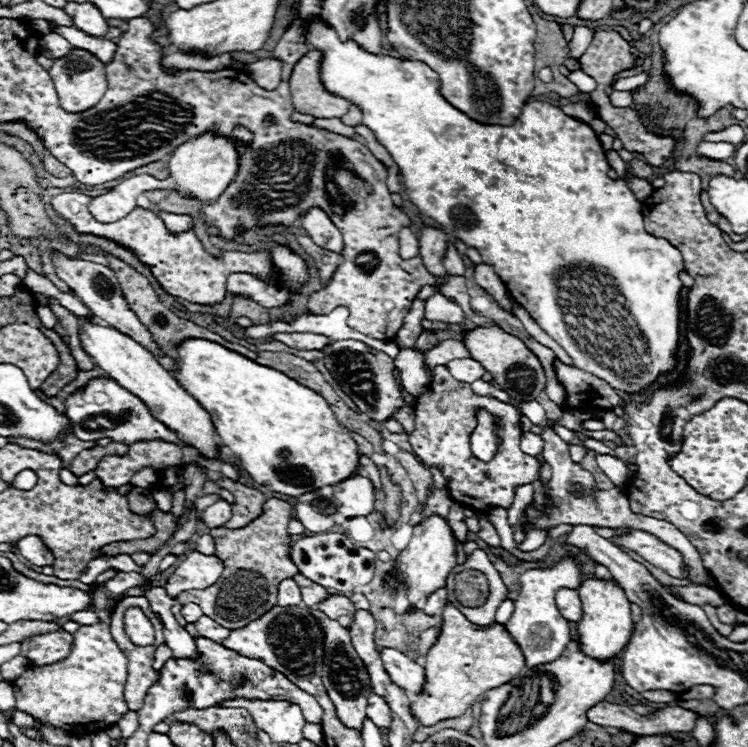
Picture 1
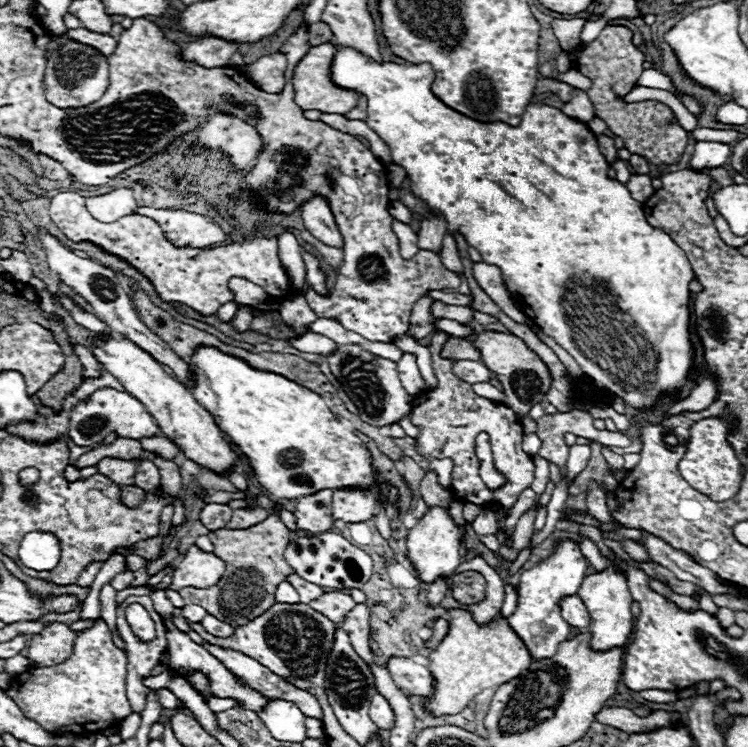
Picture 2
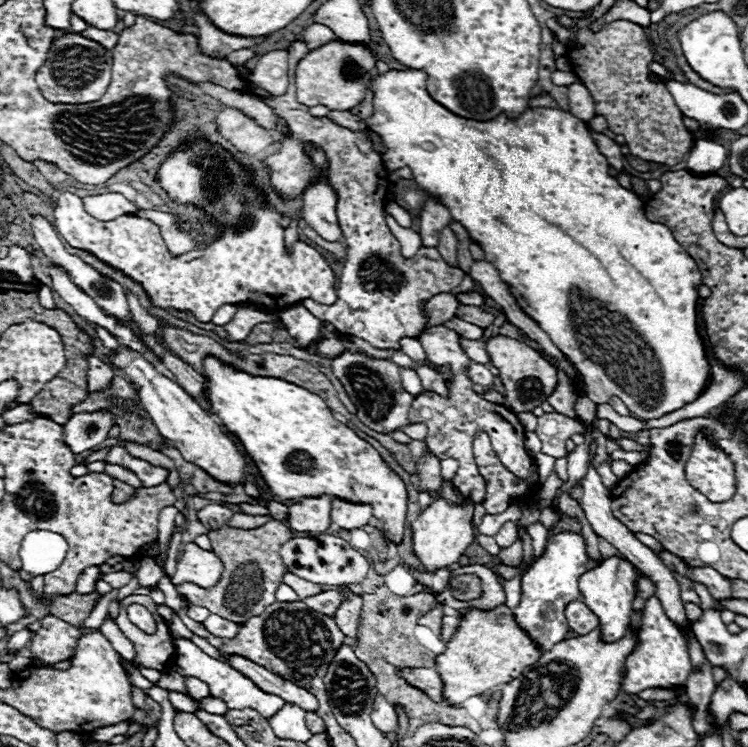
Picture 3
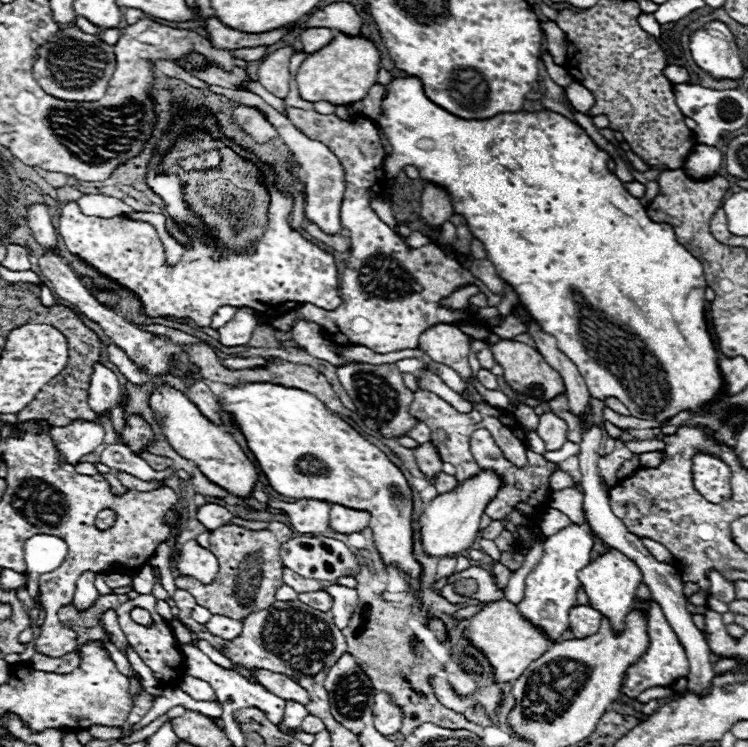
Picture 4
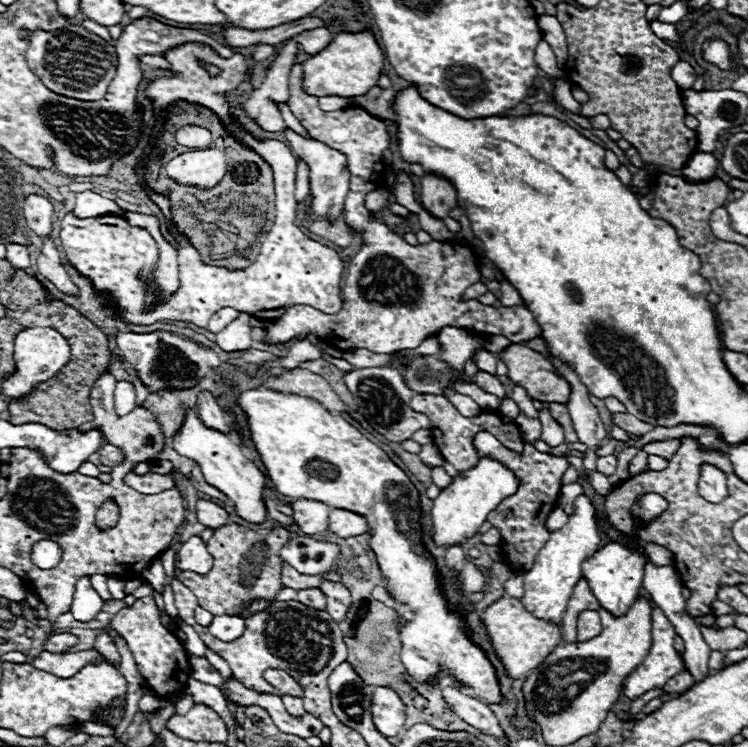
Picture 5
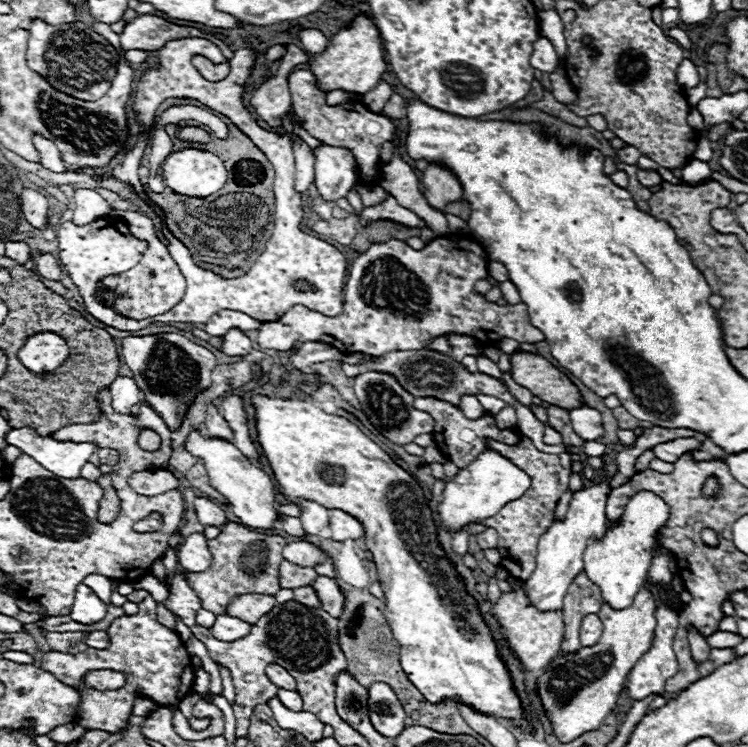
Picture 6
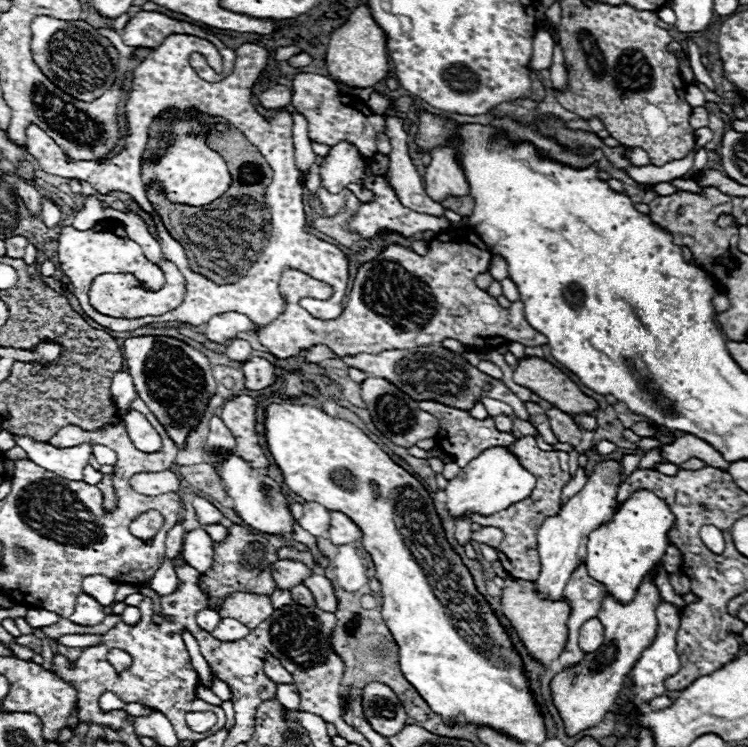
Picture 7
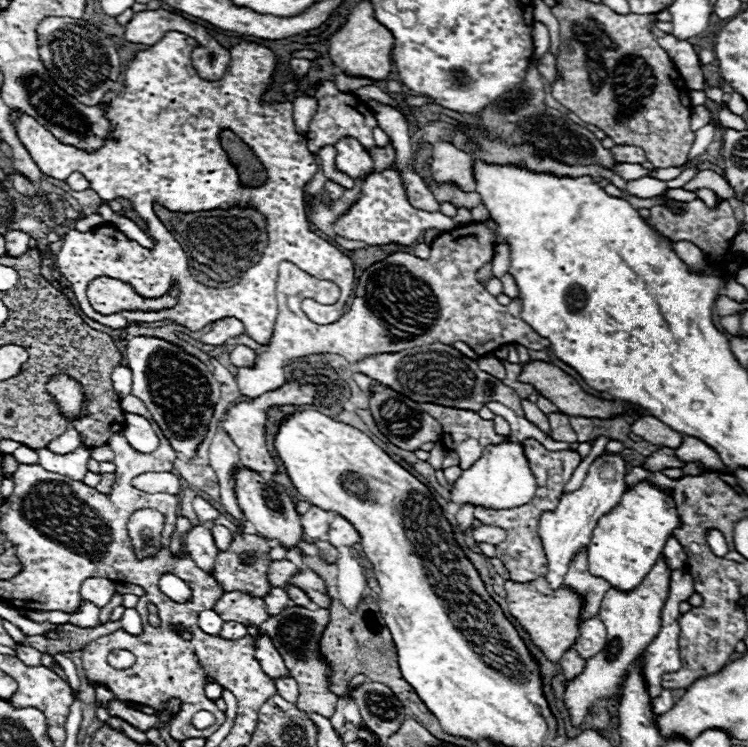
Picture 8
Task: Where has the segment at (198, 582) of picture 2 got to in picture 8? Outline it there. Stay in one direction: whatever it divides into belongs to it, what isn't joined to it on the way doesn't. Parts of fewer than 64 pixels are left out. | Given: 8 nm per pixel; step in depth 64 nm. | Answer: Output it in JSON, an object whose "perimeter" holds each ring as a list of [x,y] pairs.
{"perimeter":[[[200,524],[194,526],[186,536],[184,536],[184,552],[194,560],[194,564],[200,570],[210,572],[214,568],[214,560],[218,554],[218,548],[214,544],[212,532],[208,530],[208,526]]]}

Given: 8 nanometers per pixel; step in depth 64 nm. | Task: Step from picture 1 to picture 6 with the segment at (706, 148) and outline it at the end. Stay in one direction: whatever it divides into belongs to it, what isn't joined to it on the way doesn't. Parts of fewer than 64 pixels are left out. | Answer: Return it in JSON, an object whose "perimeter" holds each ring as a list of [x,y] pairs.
{"perimeter":[[[690,158],[690,162],[682,170],[682,180],[690,182],[690,184],[700,184],[700,182],[706,182],[710,178],[710,174],[712,174],[712,170],[710,170],[708,162]]]}

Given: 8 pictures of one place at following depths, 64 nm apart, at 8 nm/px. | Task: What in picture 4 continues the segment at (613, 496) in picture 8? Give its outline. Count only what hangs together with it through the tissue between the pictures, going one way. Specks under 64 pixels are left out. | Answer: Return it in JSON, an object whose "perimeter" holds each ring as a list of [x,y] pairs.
{"perimeter":[[[570,524],[570,526],[562,528],[558,534],[548,536],[540,562],[526,576],[524,598],[518,604],[518,612],[526,620],[530,620],[534,626],[542,628],[544,634],[552,642],[556,642],[568,630],[568,612],[570,612],[570,606],[576,604],[576,594],[580,588],[578,572],[586,564],[590,564],[590,552],[592,552],[594,540],[596,538],[588,524],[584,524],[584,526]]]}

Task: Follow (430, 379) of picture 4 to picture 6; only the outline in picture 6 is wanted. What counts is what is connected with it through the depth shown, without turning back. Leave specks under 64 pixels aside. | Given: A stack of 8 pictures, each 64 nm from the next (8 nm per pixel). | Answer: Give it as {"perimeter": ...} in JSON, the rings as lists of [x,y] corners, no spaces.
{"perimeter":[[[462,396],[460,398],[460,410],[464,412],[466,418],[480,418],[484,416],[484,408],[480,406],[480,402],[474,396]]]}

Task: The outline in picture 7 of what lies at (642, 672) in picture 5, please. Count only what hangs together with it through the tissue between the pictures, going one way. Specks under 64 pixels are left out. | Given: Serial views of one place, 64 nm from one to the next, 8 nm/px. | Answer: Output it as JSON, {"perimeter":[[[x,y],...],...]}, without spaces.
{"perimeter":[[[662,602],[656,610],[656,618],[658,618],[658,630],[656,630],[656,638],[650,644],[650,648],[646,648],[646,652],[638,658],[636,666],[630,672],[630,684],[632,684],[632,692],[638,700],[652,700],[656,696],[662,696],[666,692],[664,688],[664,680],[668,676],[674,676],[680,670],[680,660],[678,654],[674,650],[674,640],[676,640],[676,632],[680,628],[680,610],[668,602]]]}

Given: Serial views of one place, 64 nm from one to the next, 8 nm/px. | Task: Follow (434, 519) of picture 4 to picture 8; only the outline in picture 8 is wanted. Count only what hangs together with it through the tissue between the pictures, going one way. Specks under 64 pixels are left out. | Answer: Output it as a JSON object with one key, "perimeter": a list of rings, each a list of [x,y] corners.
{"perimeter":[[[506,442],[486,448],[470,468],[462,470],[460,478],[450,488],[450,500],[458,506],[472,504],[492,510],[506,510],[530,502],[534,498],[534,492],[536,492],[536,478],[528,468],[528,460],[524,456],[522,444]]]}

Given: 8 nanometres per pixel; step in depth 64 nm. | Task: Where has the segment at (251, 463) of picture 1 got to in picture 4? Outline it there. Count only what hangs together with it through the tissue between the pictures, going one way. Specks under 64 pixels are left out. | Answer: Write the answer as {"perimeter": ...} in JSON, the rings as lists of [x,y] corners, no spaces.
{"perimeter":[[[240,382],[224,388],[220,394],[220,406],[242,430],[250,452],[278,494],[296,500],[330,500],[332,504],[370,510],[370,528],[382,560],[386,564],[398,564],[404,572],[418,578],[420,564],[412,558],[412,490],[404,474],[374,444],[362,438],[342,418],[332,414],[316,396],[300,388],[286,388],[272,382]]]}

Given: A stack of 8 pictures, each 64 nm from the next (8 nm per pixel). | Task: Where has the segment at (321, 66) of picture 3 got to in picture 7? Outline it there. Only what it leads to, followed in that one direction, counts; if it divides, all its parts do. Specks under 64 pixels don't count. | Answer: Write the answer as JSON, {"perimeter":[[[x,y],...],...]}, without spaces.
{"perimeter":[[[356,8],[348,22],[340,26],[328,42],[328,50],[324,56],[328,78],[334,82],[342,82],[354,88],[370,88],[378,84],[388,74],[388,52],[386,52],[386,36],[382,28],[374,22],[370,8]]]}

